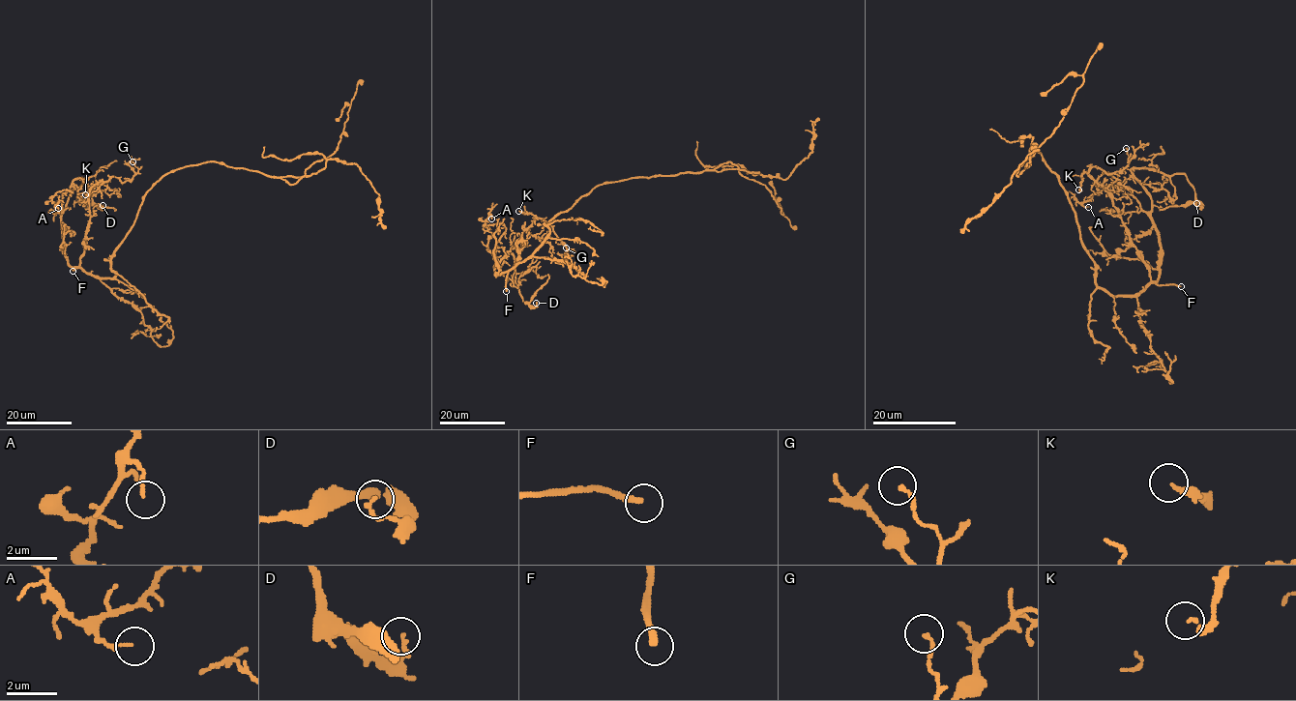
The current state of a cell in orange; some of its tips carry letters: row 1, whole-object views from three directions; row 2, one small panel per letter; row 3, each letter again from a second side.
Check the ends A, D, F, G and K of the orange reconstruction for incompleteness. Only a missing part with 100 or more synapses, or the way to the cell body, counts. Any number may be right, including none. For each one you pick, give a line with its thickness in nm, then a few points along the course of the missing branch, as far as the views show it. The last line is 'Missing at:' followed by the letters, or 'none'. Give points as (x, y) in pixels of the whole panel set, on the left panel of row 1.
F: calibre 240 nm; course (73, 271), (58, 291), (66, 253), (58, 249), (71, 248), (67, 221), (35, 208)
Missing at: F

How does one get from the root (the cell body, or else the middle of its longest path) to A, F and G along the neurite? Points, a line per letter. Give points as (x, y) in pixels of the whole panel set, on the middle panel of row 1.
A: (573, 206), (544, 223), (549, 233), (531, 255), (496, 275), (506, 227), (486, 225), (491, 219)
F: (573, 206), (544, 223), (549, 230), (545, 241), (508, 272), (506, 291)
G: (573, 206), (544, 223), (549, 230), (545, 241), (513, 267), (521, 233), (537, 218), (572, 249), (566, 248)

